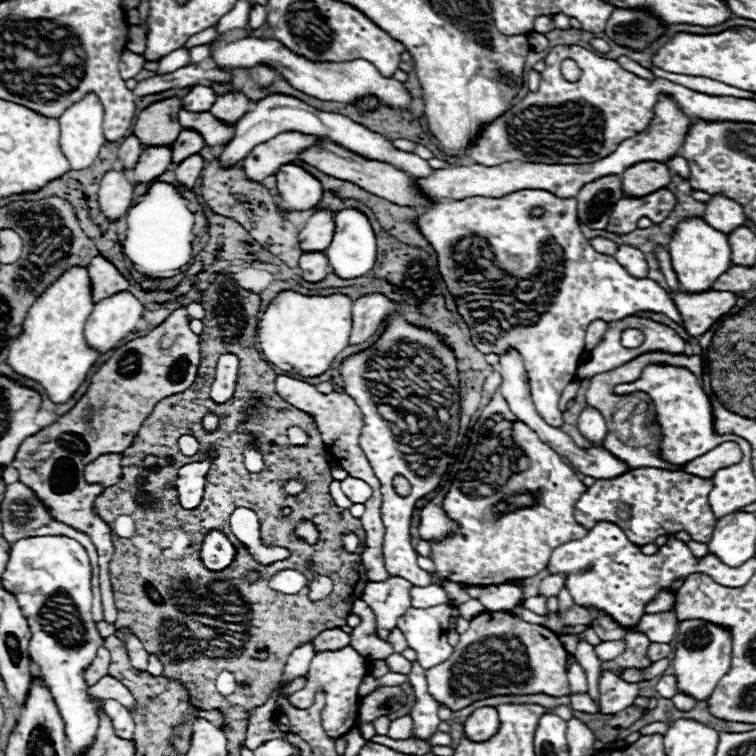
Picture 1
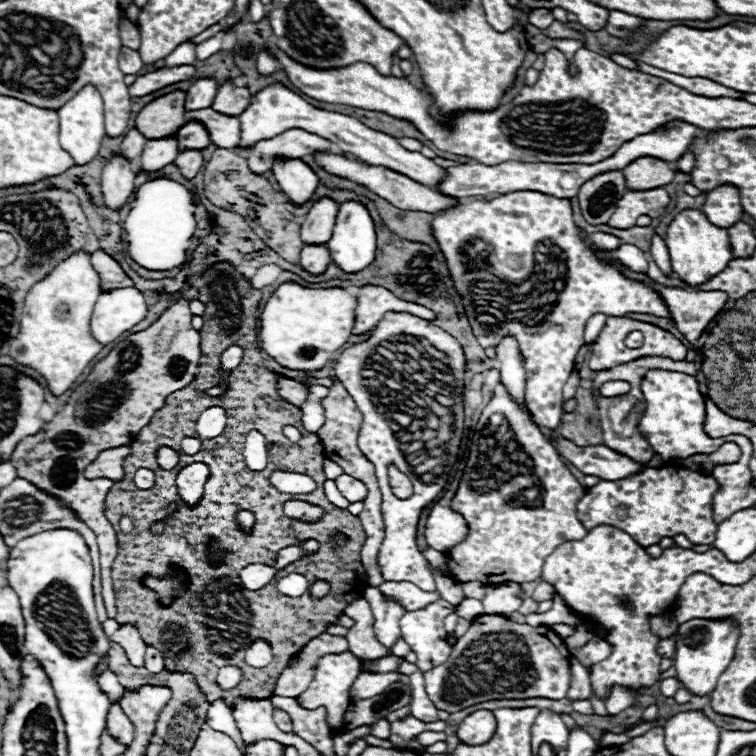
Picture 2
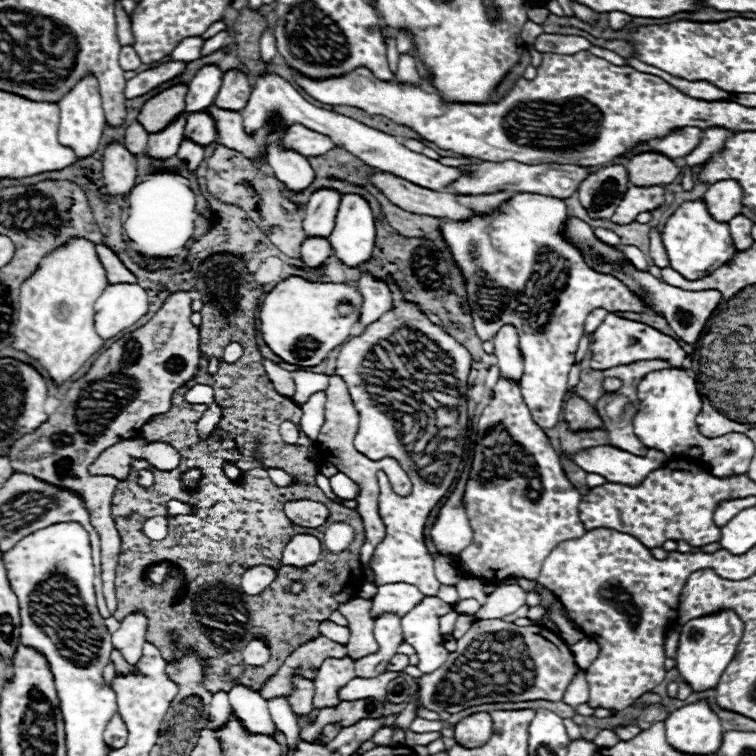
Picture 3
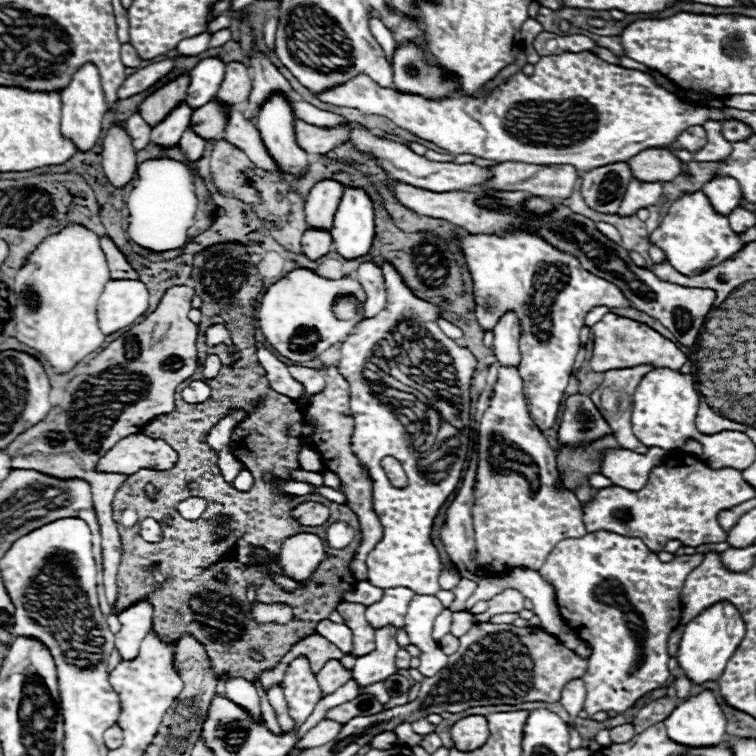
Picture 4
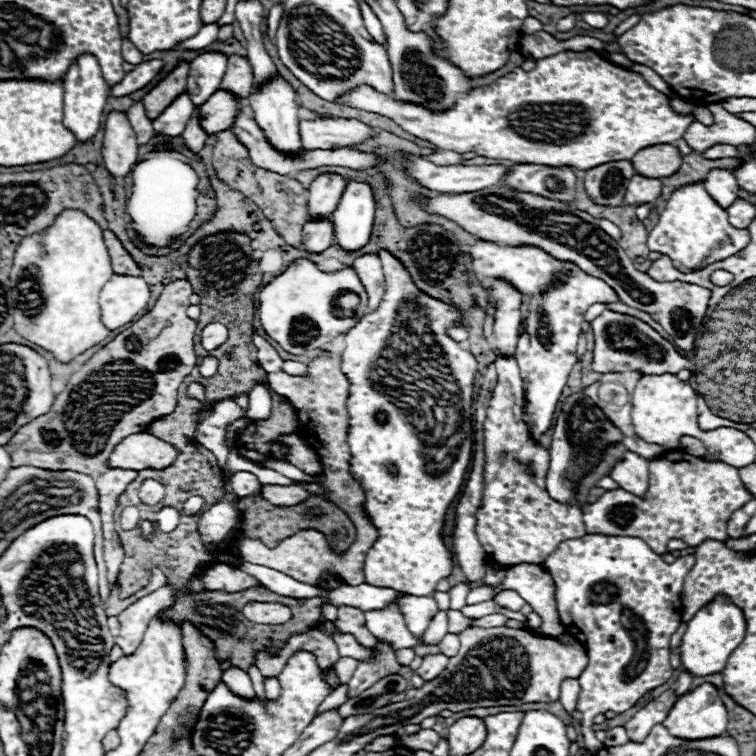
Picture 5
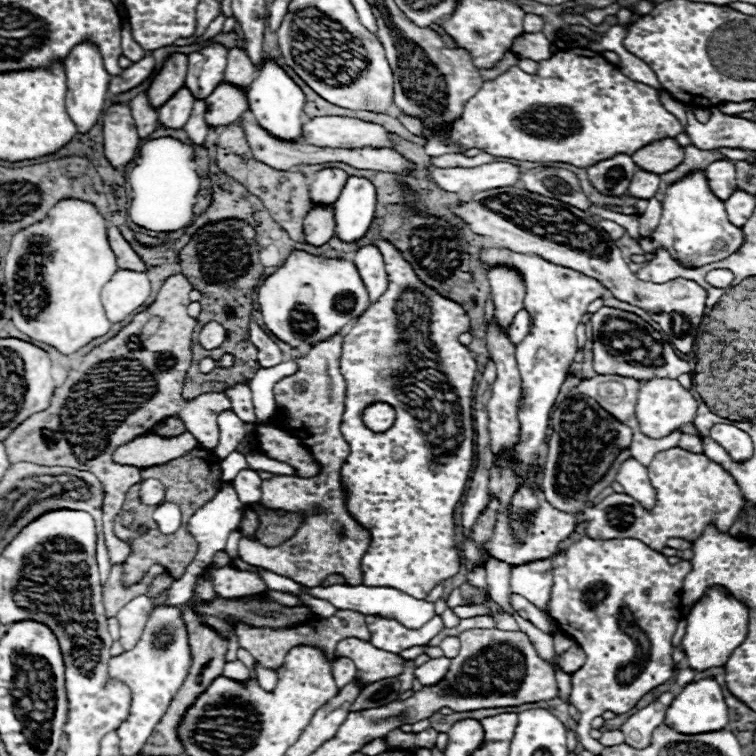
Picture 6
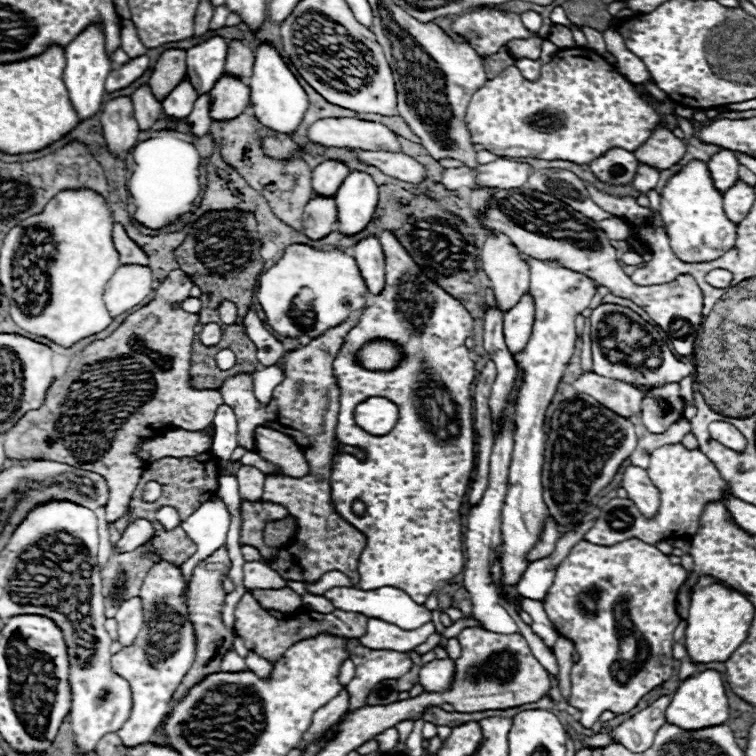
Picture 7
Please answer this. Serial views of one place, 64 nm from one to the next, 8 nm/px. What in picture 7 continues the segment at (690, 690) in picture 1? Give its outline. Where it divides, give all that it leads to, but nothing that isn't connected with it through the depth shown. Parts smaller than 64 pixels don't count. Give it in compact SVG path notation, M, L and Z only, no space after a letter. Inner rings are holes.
M702 576L692 590L690 600L690 614L686 618L686 638L684 646L692 662L724 662L732 656L732 652L746 640L748 628L754 620L754 606L752 602L720 582L712 576Z

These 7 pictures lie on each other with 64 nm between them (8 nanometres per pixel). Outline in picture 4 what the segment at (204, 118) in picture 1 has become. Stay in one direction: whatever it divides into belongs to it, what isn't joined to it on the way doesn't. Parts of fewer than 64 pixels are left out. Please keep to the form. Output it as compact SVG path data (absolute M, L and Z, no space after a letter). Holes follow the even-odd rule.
M238 110L230 112L230 120L224 130L224 136L228 142L232 142L240 150L244 150L258 168L268 170L268 172L280 172L276 166L276 160L268 154L258 128L250 120L246 120L242 112L238 112Z

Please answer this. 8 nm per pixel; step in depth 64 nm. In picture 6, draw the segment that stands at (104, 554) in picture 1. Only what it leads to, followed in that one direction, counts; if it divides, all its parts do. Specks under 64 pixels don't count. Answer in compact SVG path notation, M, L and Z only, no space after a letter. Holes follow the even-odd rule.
M170 276L162 284L156 300L144 312L138 312L132 318L132 322L126 328L122 328L114 338L92 348L84 356L80 364L82 368L70 374L68 380L54 390L54 398L48 410L32 414L32 418L26 418L4 440L6 454L12 464L34 462L46 466L68 466L92 472L96 474L96 478L100 478L104 486L104 536L112 564L122 562L130 554L130 544L116 538L112 526L114 518L122 510L128 490L140 482L142 472L142 468L132 468L114 462L114 452L118 446L132 442L138 436L152 434L154 426L170 416L180 416L186 430L202 442L202 447L214 451L220 434L216 418L222 410L230 408L230 402L232 410L242 422L256 424L248 384L236 384L228 388L224 392L228 398L224 398L224 394L220 392L208 392L192 400L182 398L184 378L192 364L192 332L196 326L196 318L188 316L186 312L186 306L190 304L190 290L192 284L186 280L186 276ZM118 358L136 360L140 366L96 366L100 362Z

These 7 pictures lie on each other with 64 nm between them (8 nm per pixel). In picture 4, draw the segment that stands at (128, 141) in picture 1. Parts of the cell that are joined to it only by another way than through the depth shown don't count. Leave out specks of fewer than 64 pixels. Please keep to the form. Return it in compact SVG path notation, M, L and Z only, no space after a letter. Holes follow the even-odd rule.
M136 112L136 114L132 114L132 116L128 118L126 130L128 130L128 134L132 136L132 146L134 146L136 150L142 150L142 148L146 148L146 146L150 144L150 130L152 130L152 128L144 122L144 118L140 116L140 112Z

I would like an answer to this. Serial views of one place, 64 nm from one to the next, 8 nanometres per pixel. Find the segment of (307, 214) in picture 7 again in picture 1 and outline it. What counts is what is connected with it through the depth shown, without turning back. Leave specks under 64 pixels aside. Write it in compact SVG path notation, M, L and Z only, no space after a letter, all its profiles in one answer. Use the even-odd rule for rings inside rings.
M308 252L300 256L300 274L308 282L318 282L330 272L330 264L324 252Z

